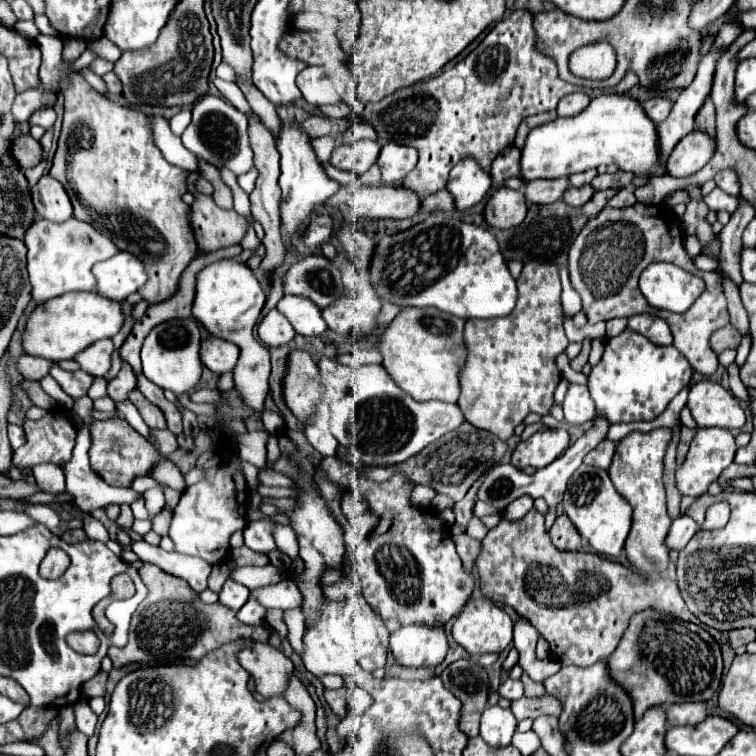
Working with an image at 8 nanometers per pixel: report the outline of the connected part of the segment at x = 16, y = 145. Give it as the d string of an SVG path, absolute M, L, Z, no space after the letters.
M30 134L12 140L12 158L20 162L20 170L32 168L42 160L42 146Z

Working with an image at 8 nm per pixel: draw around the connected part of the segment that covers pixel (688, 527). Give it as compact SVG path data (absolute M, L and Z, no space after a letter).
M688 516L676 518L666 536L666 546L670 550L682 550L688 544L688 540L696 534L696 530L698 530L698 524L692 518L688 518Z

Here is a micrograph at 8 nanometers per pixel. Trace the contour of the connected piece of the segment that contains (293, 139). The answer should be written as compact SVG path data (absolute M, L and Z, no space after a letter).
M292 120L292 122L284 122L276 148L280 152L280 188L282 188L282 206L280 206L280 216L282 216L282 234L286 238L290 238L300 224L304 222L304 218L308 218L308 214L314 210L314 206L326 202L332 194L336 194L336 190L340 188L338 182L334 182L332 178L326 176L320 160L316 158L316 152L312 150L310 144L310 136L302 130L302 126Z

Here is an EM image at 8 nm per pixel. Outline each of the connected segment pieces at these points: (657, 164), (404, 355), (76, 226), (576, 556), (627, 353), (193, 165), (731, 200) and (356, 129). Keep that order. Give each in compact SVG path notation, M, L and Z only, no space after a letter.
M602 94L574 118L556 118L532 128L520 158L520 178L528 184L538 178L570 176L602 164L614 164L636 176L666 174L666 160L658 156L656 124L644 114L642 104L626 94Z
M402 308L400 314L380 334L376 348L382 354L382 364L392 380L414 400L428 402L440 400L446 404L457 404L460 394L458 372L466 358L462 340L464 320L444 314L436 308Z
M36 218L36 222L28 228L28 234L24 234L24 244L28 248L28 274L36 304L74 290L94 290L96 278L92 276L92 266L120 252L104 234L76 218L62 224Z
M532 508L520 520L502 518L500 524L486 534L486 538L482 540L480 556L476 560L476 572L482 580L482 594L494 602L502 602L514 608L520 616L530 620L532 626L546 638L552 656L558 658L562 666L574 664L586 668L600 660L606 660L616 650L632 614L640 610L654 606L656 610L670 616L678 616L684 610L684 600L680 596L678 584L670 578L652 580L598 554L556 550L544 526L544 516L536 508Z
M624 330L620 336L608 340L602 360L592 368L592 372L588 376L588 390L592 394L592 400L596 402L596 412L604 414L612 424L654 420L656 416L660 416L666 410L668 402L682 388L690 386L692 374L694 374L694 368L674 346L656 346L656 344L648 342L648 338L644 338L642 334Z
M148 116L148 120L150 120L150 130L152 130L152 136L154 136L154 144L160 148L164 158L170 164L180 166L184 170L196 170L198 168L198 158L182 146L182 142L176 134L172 134L172 130L168 128L168 120L162 118L162 116Z
M715 188L715 204L712 203L712 192L703 197L710 210L724 210L732 214L738 208L738 199L735 196L726 194L723 190Z
M356 122L350 126L350 132L354 134L356 140L378 140L378 134L376 130L372 130L368 126L368 122Z

